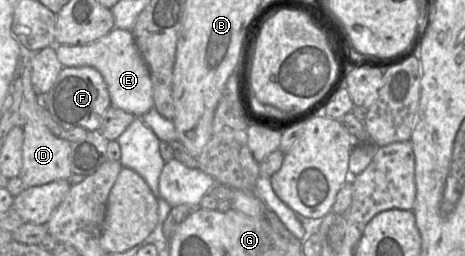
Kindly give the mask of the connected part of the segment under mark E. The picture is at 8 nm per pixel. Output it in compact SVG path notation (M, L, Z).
M114 28L106 36L85 45L56 45L56 53L63 67L90 66L99 71L107 85L112 107L136 117L154 108L150 73L131 30Z

